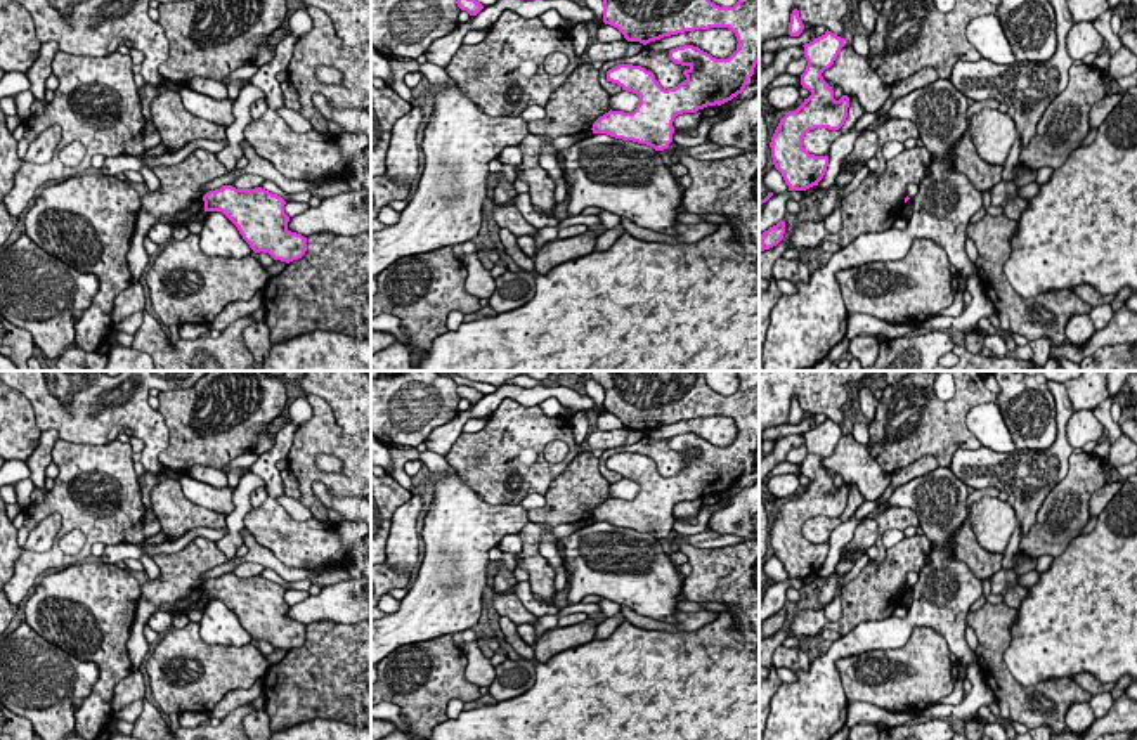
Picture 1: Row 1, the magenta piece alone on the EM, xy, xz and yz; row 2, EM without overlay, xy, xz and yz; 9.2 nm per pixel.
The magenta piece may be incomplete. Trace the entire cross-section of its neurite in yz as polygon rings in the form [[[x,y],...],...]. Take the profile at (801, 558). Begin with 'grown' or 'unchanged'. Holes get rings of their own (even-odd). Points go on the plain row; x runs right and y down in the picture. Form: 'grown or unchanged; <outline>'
unchanged; [[[827,418],[802,435],[808,454],[801,463],[801,473],[811,484],[780,508],[770,530],[773,553],[782,561],[789,579],[806,579],[823,567],[828,544],[809,542],[802,536],[802,525],[815,516],[839,518],[849,496],[849,485],[842,484],[835,489],[832,475],[822,464],[837,447],[844,426]]]

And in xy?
unchanged; [[[222,574],[203,584],[205,600],[222,600],[255,641],[293,650],[305,643],[307,626],[288,617],[286,589],[262,575]]]

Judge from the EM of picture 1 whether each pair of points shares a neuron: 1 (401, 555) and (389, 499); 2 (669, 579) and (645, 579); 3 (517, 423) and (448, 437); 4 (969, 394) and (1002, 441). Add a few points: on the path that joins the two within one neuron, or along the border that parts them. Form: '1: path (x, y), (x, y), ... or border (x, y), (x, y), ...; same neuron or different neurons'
1: border (411, 494), (396, 510), (389, 534); different neurons
2: path (664, 579), (650, 579); same neuron
3: border (461, 434), (444, 454); different neurons
4: border (995, 401), (966, 416), (981, 444); different neurons

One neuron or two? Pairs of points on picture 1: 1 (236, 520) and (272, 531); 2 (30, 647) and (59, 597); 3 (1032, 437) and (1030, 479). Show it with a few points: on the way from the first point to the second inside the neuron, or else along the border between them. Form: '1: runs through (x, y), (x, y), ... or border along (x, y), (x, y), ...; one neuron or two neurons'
1: border along (252, 508), (243, 525); two neurons
2: border along (25, 621), (49, 642), (73, 655); two neurons
3: border along (1056, 416), (1056, 439), (1047, 447), (1016, 449); two neurons

